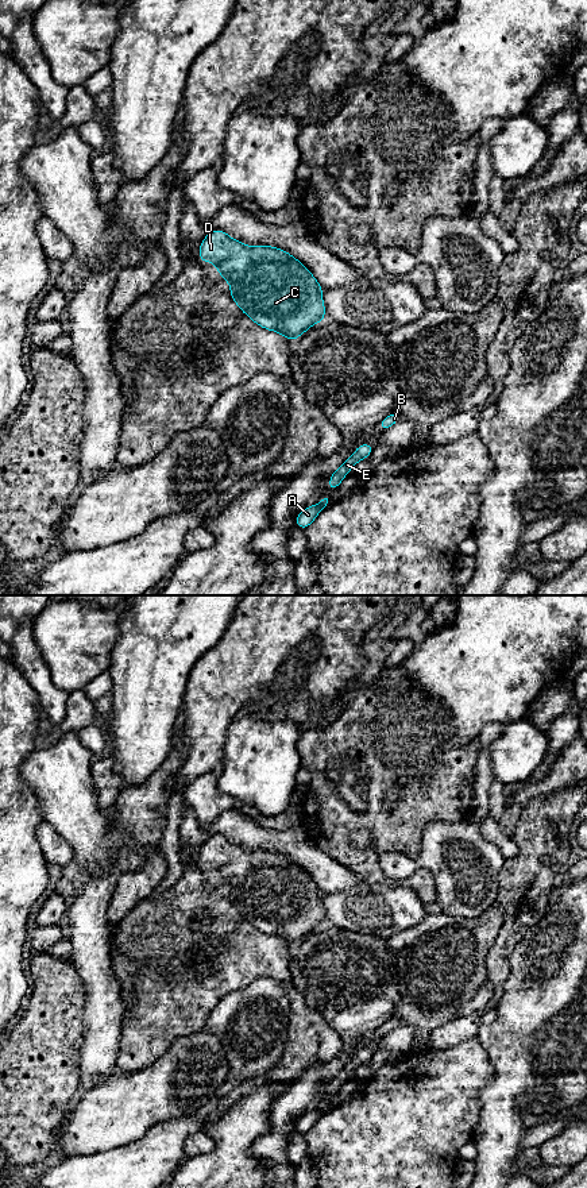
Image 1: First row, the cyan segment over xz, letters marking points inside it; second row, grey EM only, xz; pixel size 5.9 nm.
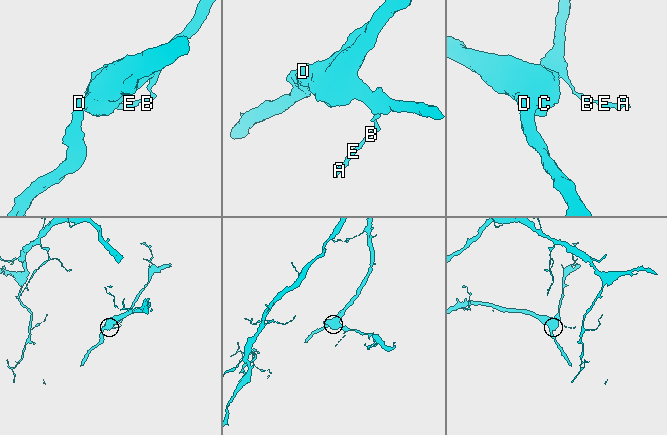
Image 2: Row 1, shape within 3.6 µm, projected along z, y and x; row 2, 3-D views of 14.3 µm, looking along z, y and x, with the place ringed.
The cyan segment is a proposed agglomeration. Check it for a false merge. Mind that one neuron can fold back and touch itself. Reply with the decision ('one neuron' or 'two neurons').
one neuron

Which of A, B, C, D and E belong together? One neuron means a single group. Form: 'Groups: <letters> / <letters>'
Groups: A B C D E

